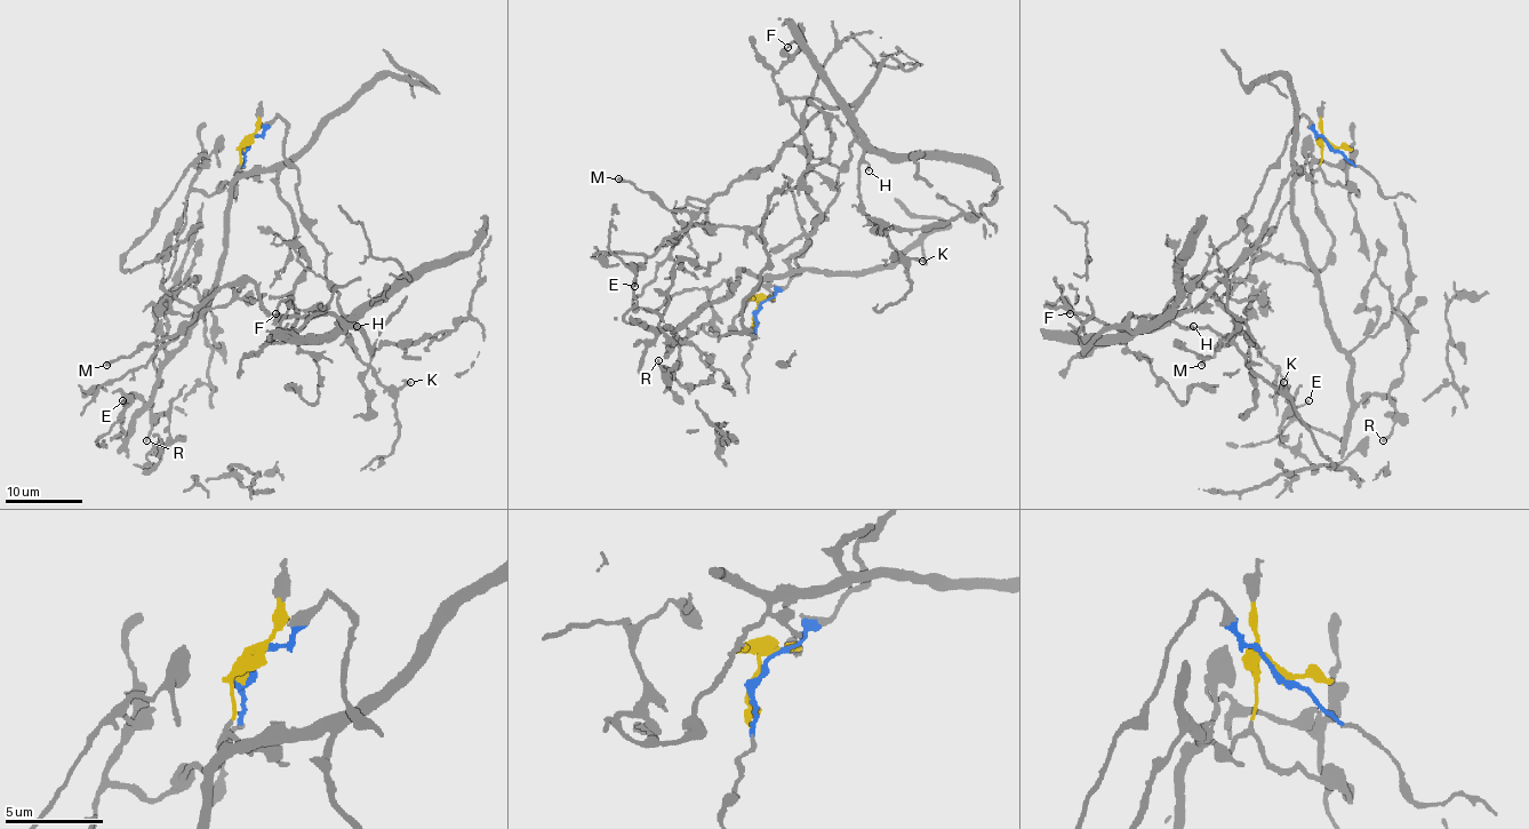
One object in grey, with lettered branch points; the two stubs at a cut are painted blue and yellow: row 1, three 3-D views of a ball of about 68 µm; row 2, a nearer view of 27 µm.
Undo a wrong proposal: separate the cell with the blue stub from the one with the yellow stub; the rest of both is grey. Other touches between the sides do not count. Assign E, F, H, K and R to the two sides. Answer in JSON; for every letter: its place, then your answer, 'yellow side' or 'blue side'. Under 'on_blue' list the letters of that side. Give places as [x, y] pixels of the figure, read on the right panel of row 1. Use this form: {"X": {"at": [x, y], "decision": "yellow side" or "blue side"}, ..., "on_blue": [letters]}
{"E": {"at": [1309, 400], "decision": "yellow side"}, "F": {"at": [1070, 313], "decision": "yellow side"}, "H": {"at": [1193, 326], "decision": "blue side"}, "K": {"at": [1283, 382], "decision": "blue side"}, "R": {"at": [1383, 440], "decision": "yellow side"}, "on_blue": ["H", "K"]}

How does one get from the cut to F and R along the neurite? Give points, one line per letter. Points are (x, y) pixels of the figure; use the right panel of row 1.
F: (1330, 144), (1322, 142), (1311, 177), (1294, 169), (1261, 240), (1193, 308), (1103, 347), (1064, 302), (1070, 313)
R: (1330, 144), (1294, 184), (1294, 221), (1337, 343), (1350, 352), (1395, 310), (1409, 324), (1382, 440)

